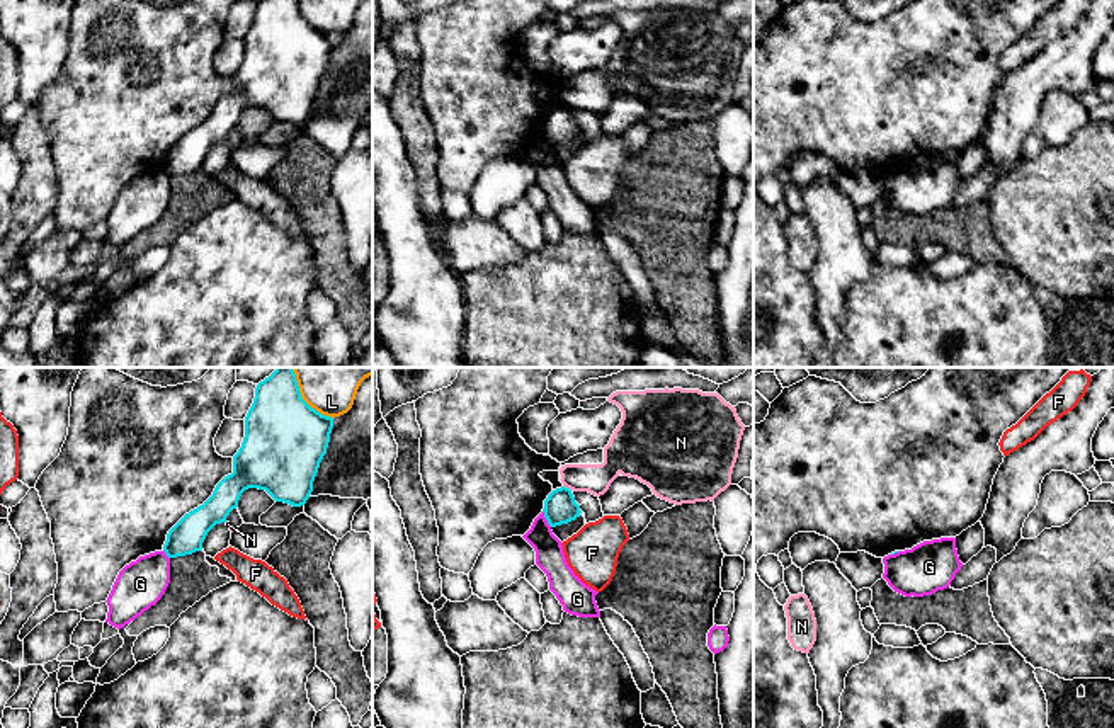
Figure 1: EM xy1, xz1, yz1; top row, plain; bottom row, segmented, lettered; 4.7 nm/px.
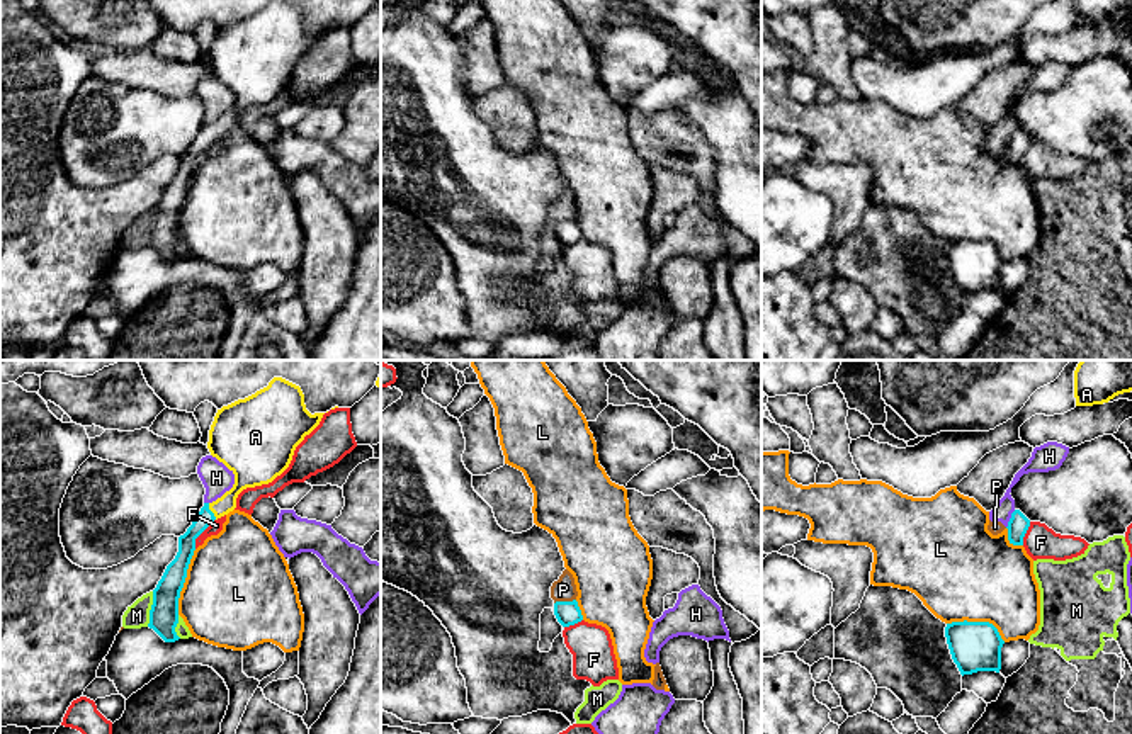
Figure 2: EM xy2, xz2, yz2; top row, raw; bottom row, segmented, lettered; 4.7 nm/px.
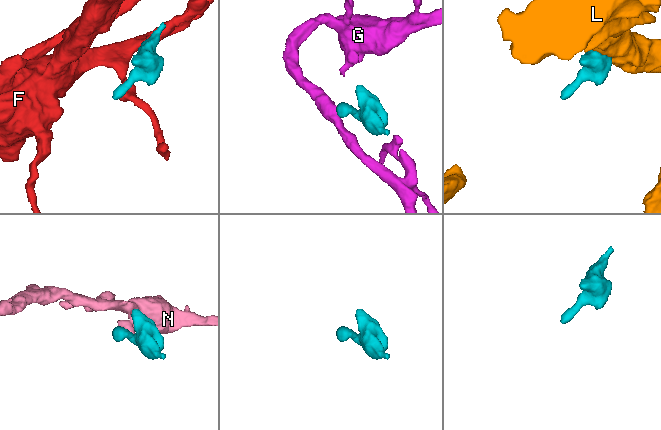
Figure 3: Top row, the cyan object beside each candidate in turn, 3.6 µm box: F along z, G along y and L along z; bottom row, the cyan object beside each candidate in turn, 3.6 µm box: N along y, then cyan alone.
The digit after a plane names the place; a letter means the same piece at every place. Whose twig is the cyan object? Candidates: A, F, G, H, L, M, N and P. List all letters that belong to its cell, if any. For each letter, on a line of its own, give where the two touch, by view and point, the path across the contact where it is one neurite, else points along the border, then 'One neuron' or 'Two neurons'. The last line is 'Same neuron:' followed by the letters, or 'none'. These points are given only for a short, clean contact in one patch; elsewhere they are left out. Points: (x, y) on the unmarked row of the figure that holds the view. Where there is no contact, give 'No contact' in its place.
A: Touches cyan at xy2 (211, 131). Path across: xy2 (206, 136), (211, 131), (233, 112), (247, 92). One neuron
F: Touches cyan at xy2 (201, 152). Two neurons
G: Touches cyan at xz1 (546, 138). Boundary: xz1 (543, 130), (551, 145). Two neurons
H: Touches cyan at yz2 (1010, 138). Boundary: yz2 (1015, 129), (1007, 146). Two neurons
L: Touches cyan at xy2 (184, 201). Two neurons
M: Touches cyan at xy2 (152, 228). Boundary: xy2 (153, 211), (147, 245). Two neurons
N: Touches cyan at xz1 (565, 106). Boundary: xz1 (563, 104), (570, 109). Two neurons
P: Touches cyan at xz2 (565, 221). Two neurons
Same neuron: A

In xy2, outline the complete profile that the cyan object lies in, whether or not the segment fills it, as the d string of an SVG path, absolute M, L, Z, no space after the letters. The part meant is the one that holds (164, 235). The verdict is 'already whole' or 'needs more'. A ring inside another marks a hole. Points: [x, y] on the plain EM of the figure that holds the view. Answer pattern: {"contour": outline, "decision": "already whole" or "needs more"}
{"contour": "M270 0L255 14L218 29L207 68L235 93L235 104L216 121L204 122L192 144L178 156L178 172L153 209L148 246L165 262L180 258L175 251L178 217L195 158L214 139L236 127L243 109L269 104L280 95L289 87L296 66L320 44L323 34L311 34L301 7L289 0Z", "decision": "needs more"}

